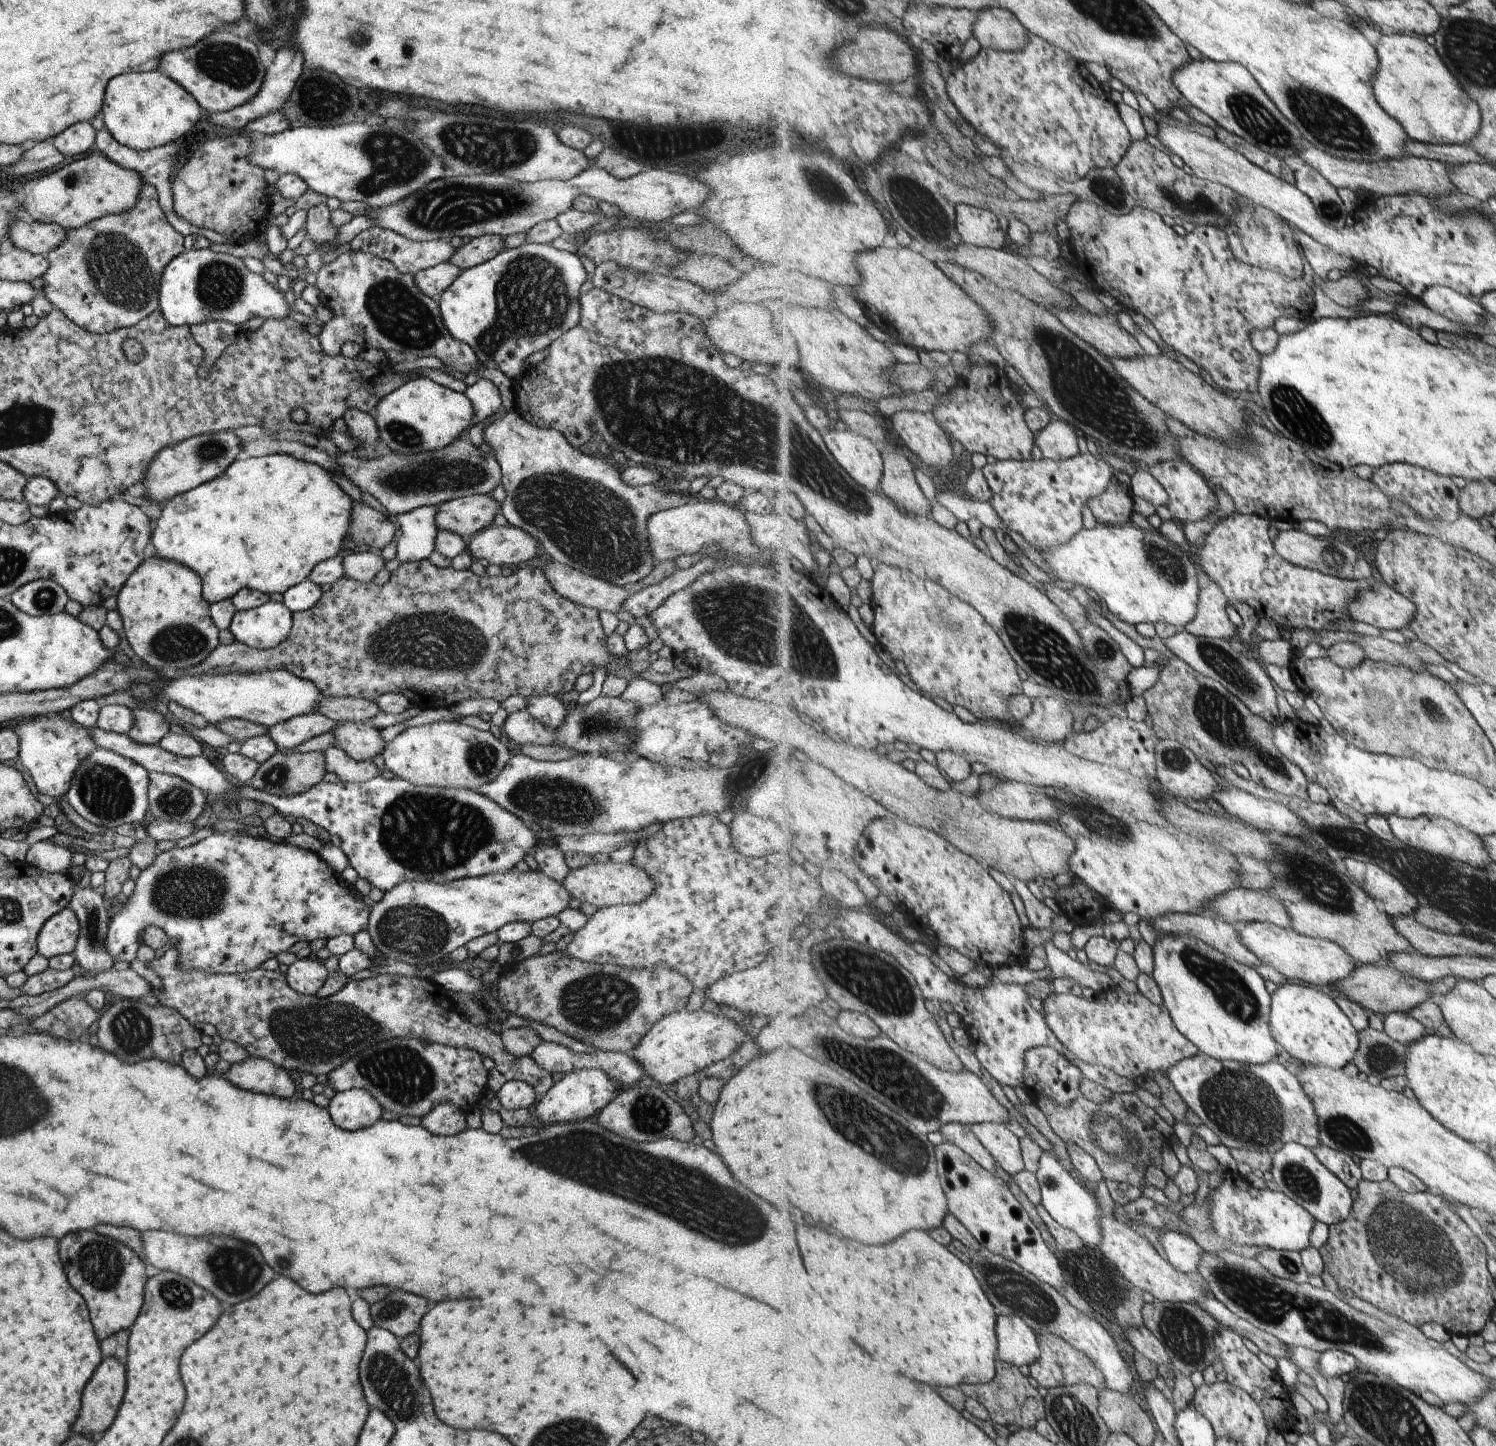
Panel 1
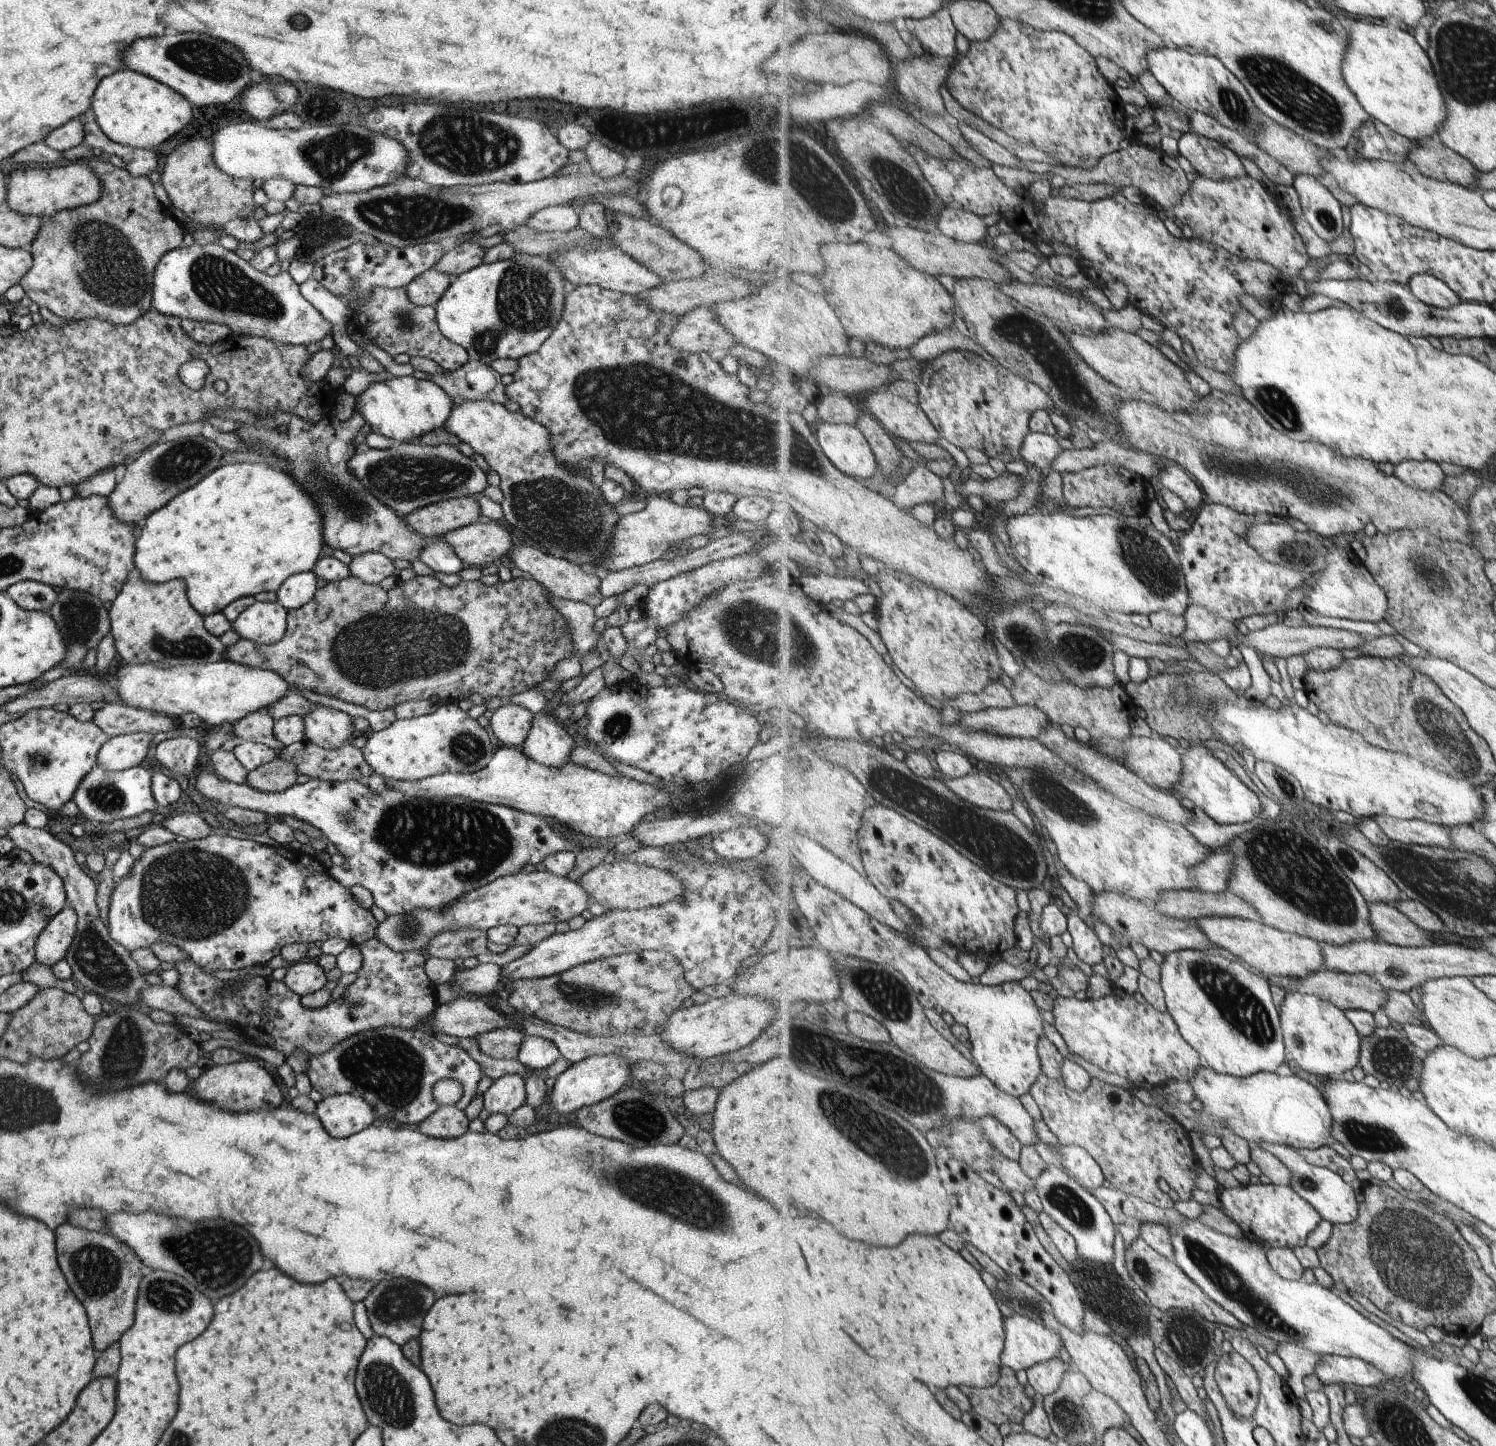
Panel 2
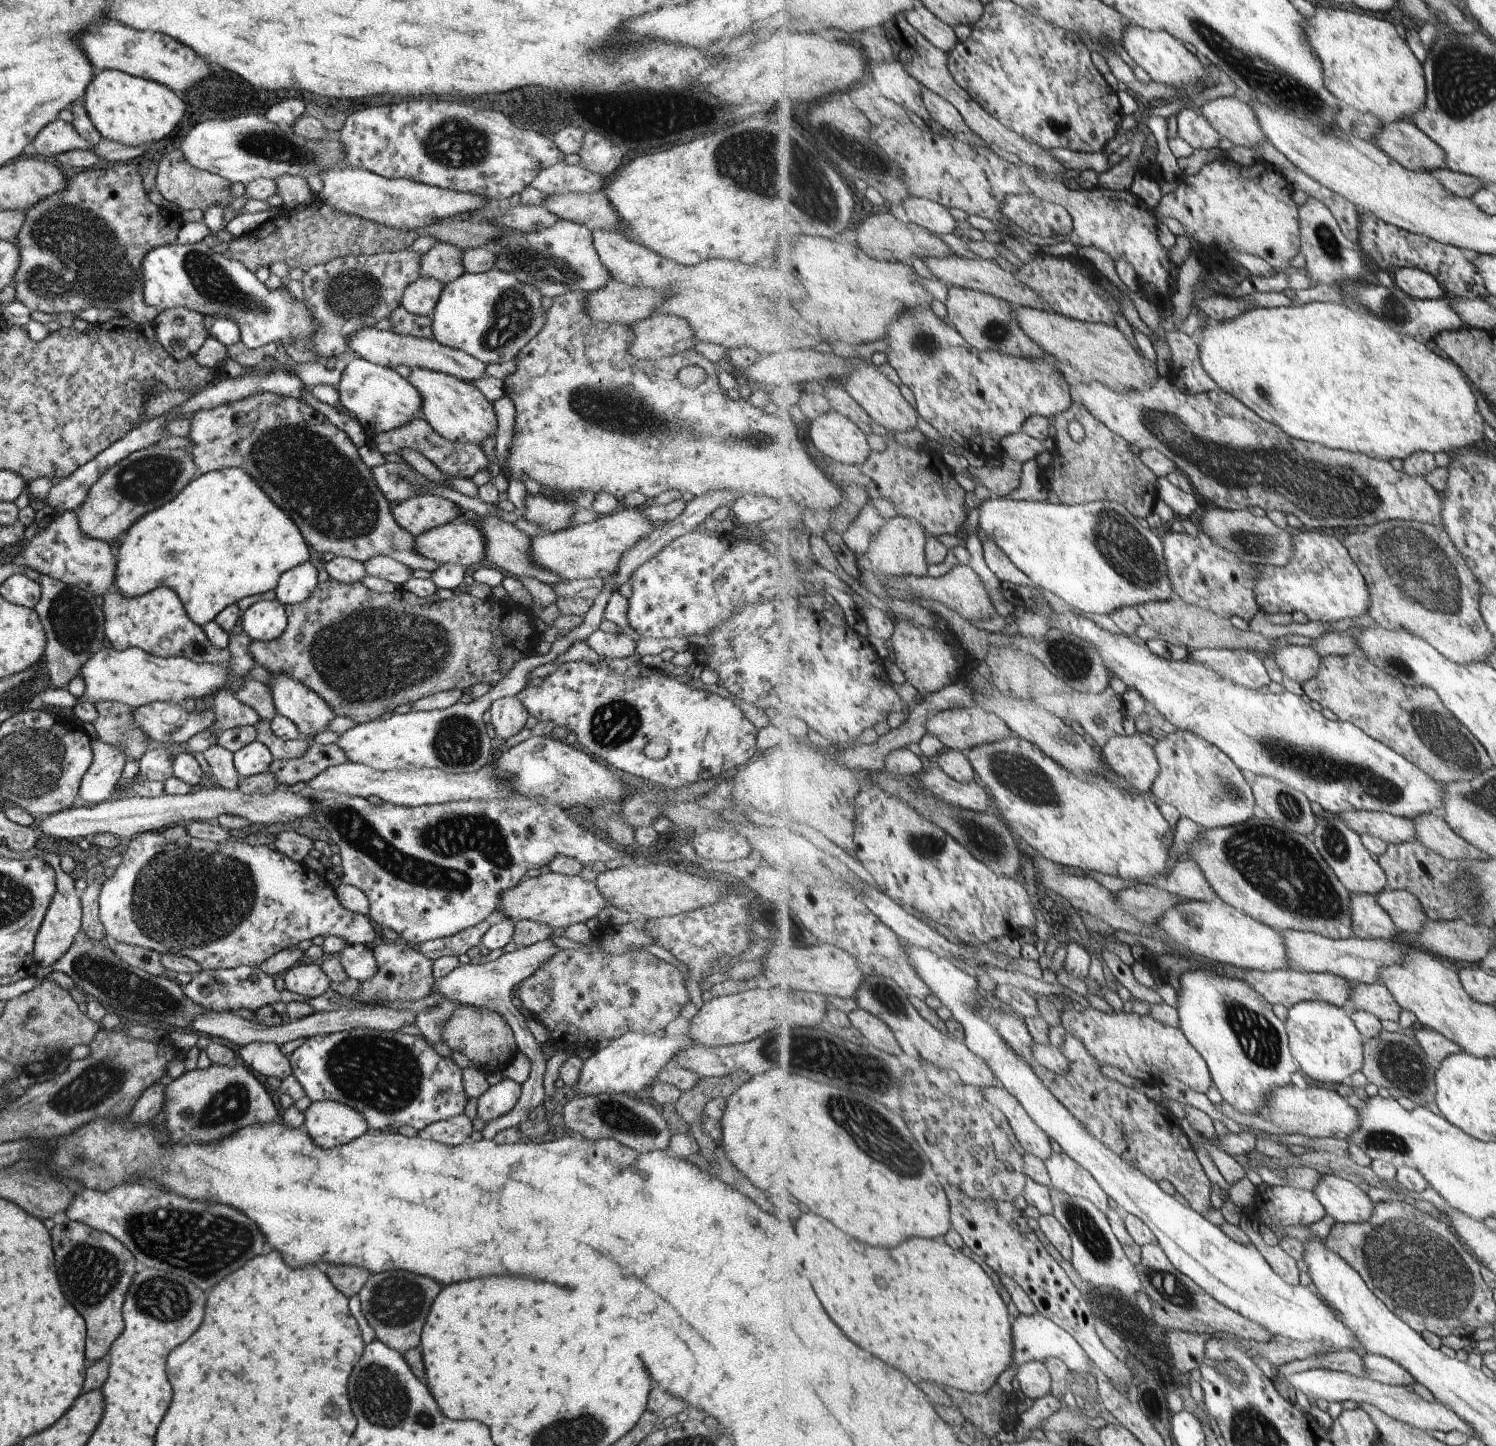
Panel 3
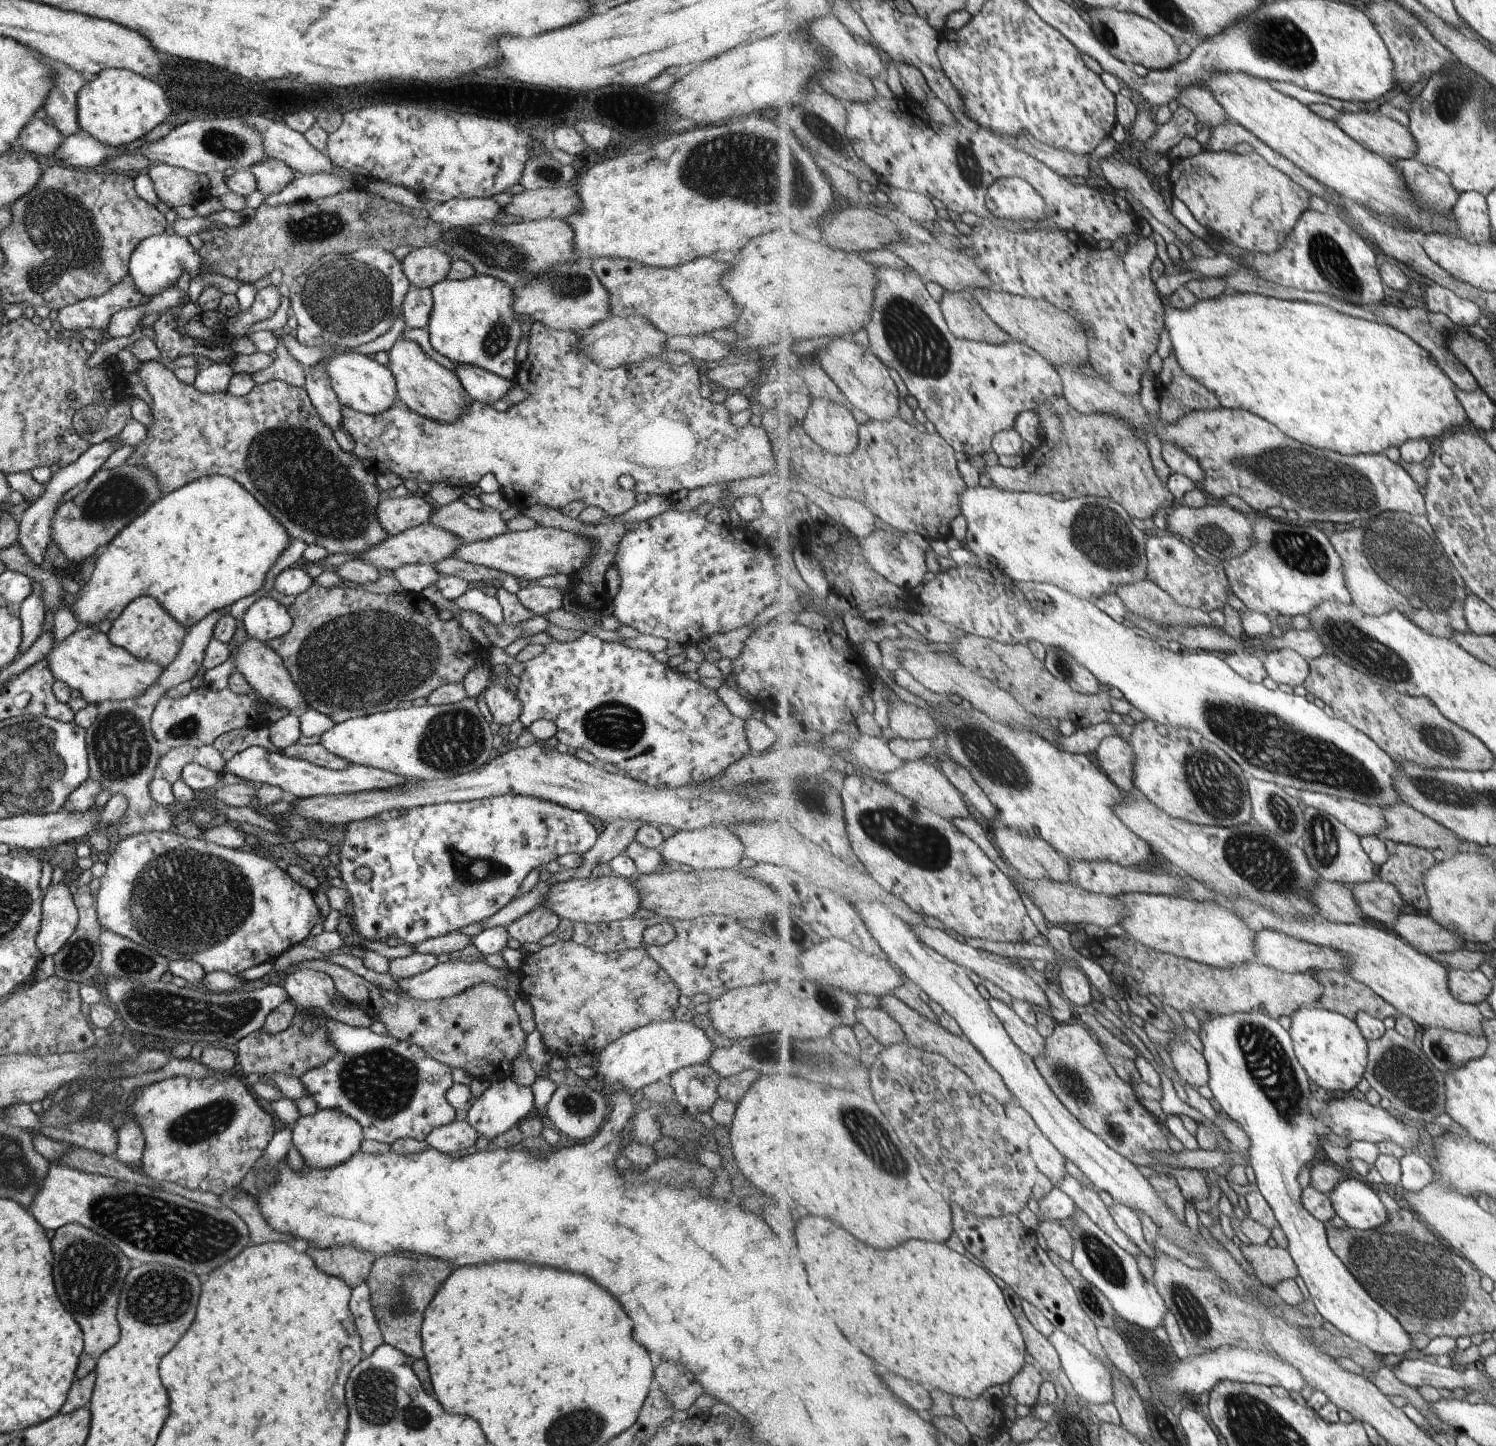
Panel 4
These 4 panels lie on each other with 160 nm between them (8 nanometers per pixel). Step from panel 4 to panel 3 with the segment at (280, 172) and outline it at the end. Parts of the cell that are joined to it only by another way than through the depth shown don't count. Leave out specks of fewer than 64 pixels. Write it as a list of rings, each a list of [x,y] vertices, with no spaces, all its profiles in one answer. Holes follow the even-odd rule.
[[[283,175],[274,181],[278,195],[282,198],[282,207],[286,212],[306,208],[317,199],[312,195],[305,179],[302,180],[301,177]]]

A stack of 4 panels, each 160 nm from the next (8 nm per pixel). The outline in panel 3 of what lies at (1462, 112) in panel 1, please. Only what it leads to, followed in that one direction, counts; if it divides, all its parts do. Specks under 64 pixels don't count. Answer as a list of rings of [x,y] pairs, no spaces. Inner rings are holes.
[[[1319,8],[1311,17],[1310,41],[1322,58],[1328,89],[1343,105],[1349,104],[1362,113],[1371,113],[1384,123],[1403,121],[1405,116],[1411,120],[1419,111],[1426,109],[1428,90],[1425,66],[1417,60],[1400,27],[1363,12]]]

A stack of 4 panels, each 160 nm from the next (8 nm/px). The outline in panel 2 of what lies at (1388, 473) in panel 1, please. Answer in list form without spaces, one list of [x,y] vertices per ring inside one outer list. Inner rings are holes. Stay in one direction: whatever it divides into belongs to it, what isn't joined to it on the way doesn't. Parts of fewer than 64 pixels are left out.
[[[1407,460],[1396,466],[1394,476],[1403,482],[1425,492],[1443,491],[1445,472],[1437,462],[1431,460]]]

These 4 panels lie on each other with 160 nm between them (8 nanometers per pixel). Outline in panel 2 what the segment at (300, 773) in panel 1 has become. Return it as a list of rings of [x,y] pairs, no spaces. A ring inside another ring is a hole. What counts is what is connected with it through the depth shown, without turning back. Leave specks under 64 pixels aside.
[[[274,757],[271,762],[251,770],[245,776],[245,784],[257,792],[279,793],[296,785],[297,776],[291,762]]]

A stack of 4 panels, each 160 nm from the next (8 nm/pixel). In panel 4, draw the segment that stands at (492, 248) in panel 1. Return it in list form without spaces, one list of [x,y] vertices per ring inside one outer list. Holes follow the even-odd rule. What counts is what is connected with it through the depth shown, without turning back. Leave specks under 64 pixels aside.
[[[437,245],[417,247],[401,261],[402,271],[411,285],[428,289],[448,275],[451,258]]]

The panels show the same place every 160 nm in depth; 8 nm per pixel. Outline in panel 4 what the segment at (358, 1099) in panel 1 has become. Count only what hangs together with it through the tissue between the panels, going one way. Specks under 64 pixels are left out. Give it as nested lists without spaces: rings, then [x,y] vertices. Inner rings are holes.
[[[317,1109],[314,1114],[299,1117],[292,1126],[290,1139],[302,1160],[311,1169],[328,1169],[347,1160],[360,1148],[362,1128],[356,1120],[337,1109]]]

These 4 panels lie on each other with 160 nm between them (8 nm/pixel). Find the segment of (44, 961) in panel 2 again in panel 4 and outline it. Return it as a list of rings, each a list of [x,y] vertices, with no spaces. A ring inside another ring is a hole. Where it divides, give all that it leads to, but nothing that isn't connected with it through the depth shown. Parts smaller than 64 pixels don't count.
[[[49,883],[40,902],[40,925],[34,943],[44,956],[53,956],[73,934],[78,912],[68,887],[62,883]]]

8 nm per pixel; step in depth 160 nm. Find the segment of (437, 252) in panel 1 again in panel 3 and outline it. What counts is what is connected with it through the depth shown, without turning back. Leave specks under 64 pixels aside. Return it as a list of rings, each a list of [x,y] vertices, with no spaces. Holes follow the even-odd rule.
[[[409,249],[394,251],[381,251],[380,253],[370,255],[349,255],[346,257],[337,257],[329,262],[321,262],[319,265],[313,265],[308,268],[299,280],[302,284],[300,296],[303,302],[312,312],[318,328],[315,334],[307,342],[313,341],[315,352],[319,355],[319,361],[325,362],[324,358],[329,358],[334,354],[350,350],[346,345],[348,338],[361,327],[371,327],[377,320],[388,318],[391,309],[400,304],[400,298],[403,289],[420,276],[420,258],[422,256]]]

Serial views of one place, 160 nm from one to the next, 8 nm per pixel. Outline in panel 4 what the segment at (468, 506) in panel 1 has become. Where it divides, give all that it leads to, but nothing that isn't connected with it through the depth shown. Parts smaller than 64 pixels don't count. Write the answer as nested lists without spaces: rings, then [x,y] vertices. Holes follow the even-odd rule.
[[[421,493],[406,494],[403,497],[387,498],[373,508],[382,529],[395,536],[404,530],[425,524],[435,508]]]

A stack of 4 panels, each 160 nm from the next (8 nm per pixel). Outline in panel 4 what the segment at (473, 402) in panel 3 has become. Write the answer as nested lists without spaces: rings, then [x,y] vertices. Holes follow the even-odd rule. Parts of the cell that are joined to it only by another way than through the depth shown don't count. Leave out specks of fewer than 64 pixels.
[[[397,338],[388,350],[389,366],[396,389],[398,404],[407,407],[422,417],[440,423],[451,424],[464,416],[464,411],[471,404],[460,380],[454,372],[447,370],[421,351],[417,343]]]

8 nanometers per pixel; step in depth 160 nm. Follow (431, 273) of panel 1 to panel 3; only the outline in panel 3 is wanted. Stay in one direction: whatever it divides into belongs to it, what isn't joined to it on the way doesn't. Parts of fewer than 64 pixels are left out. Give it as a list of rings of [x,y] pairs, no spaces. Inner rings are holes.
[[[419,276],[403,289],[400,305],[411,314],[430,316],[442,288],[438,280]]]

